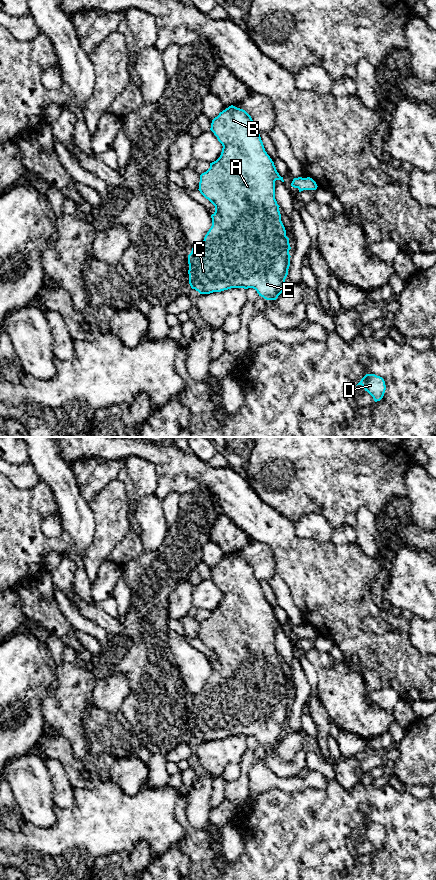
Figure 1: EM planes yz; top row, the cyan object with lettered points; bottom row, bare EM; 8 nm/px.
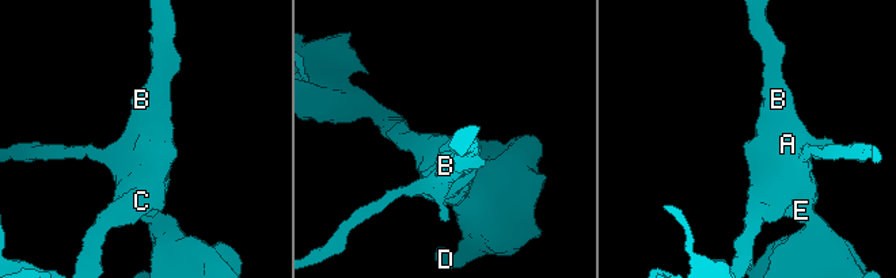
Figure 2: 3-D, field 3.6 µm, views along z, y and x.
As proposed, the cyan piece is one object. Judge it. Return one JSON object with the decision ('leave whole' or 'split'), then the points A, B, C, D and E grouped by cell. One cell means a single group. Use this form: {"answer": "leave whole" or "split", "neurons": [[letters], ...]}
{"answer": "leave whole", "neurons": [["A", "B", "C", "D", "E"]]}

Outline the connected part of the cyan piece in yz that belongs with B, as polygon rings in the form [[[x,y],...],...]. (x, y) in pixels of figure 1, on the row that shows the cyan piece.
[[[229,106],[212,120],[210,130],[223,148],[220,157],[210,163],[210,168],[200,175],[198,190],[215,206],[215,212],[211,215],[212,226],[204,240],[193,247],[188,255],[189,284],[200,294],[221,292],[231,288],[253,288],[264,299],[276,300],[287,287],[285,279],[291,257],[289,238],[281,221],[280,206],[275,199],[275,181],[284,182],[283,177],[279,175],[274,162],[265,151],[260,134],[245,110]]]

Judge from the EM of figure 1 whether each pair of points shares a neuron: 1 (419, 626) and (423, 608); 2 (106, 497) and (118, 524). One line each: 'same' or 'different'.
1: different
2: same

